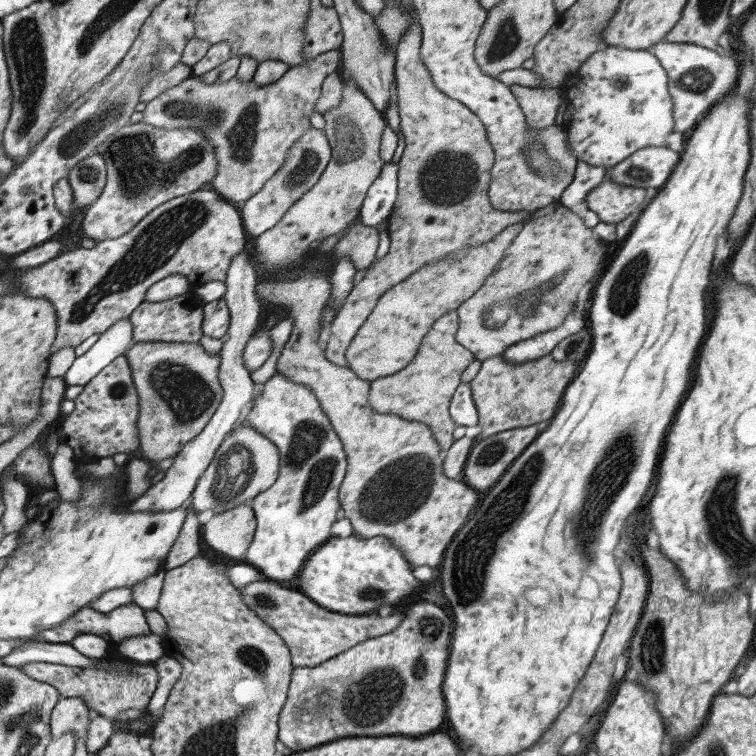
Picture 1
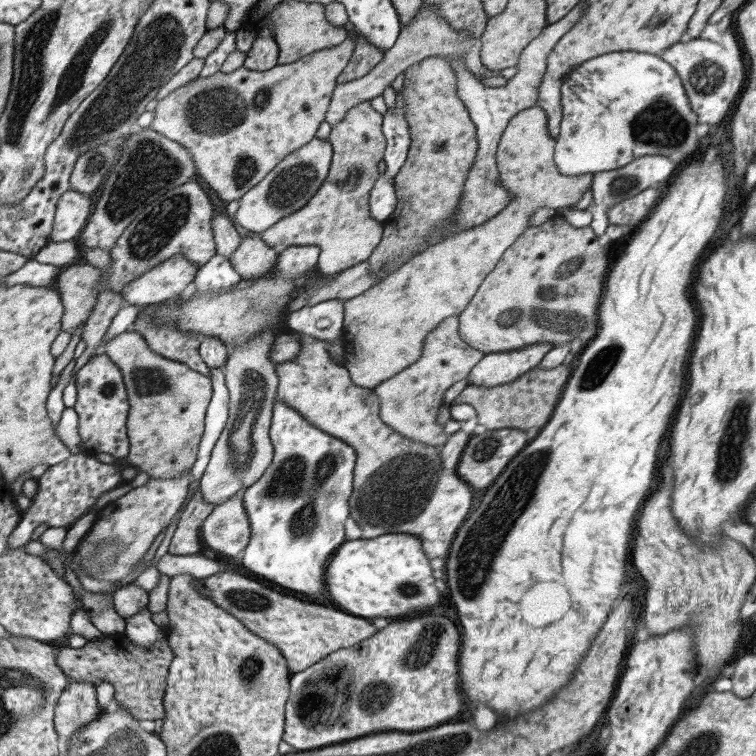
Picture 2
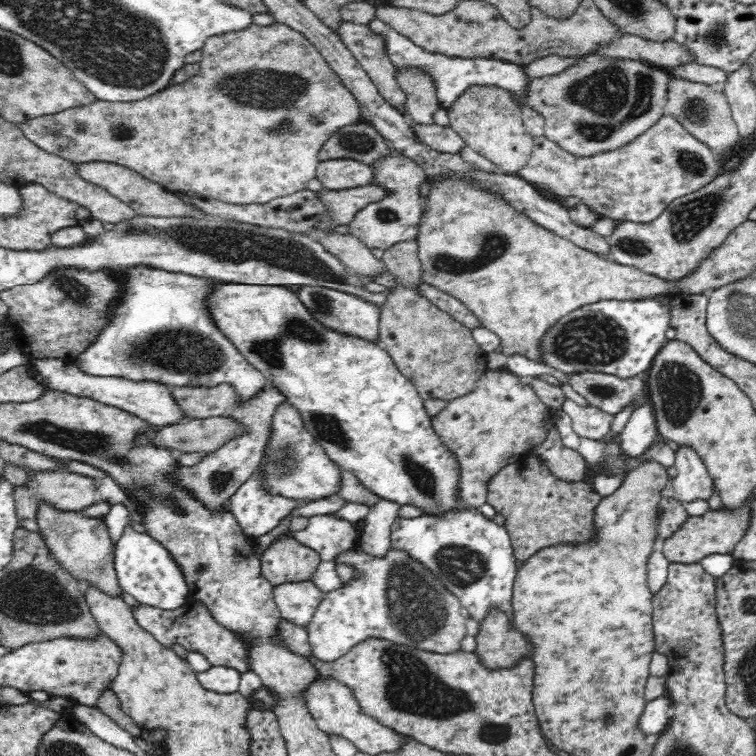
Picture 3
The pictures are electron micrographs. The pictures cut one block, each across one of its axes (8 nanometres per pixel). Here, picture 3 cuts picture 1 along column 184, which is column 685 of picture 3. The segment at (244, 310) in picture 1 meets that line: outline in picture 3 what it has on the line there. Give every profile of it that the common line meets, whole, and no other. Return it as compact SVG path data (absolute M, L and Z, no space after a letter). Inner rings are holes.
M680 446L676 450L674 462L678 476L668 482L662 490L662 498L670 498L674 506L680 502L696 502L696 500L710 500L714 480L710 478L704 462L690 446Z

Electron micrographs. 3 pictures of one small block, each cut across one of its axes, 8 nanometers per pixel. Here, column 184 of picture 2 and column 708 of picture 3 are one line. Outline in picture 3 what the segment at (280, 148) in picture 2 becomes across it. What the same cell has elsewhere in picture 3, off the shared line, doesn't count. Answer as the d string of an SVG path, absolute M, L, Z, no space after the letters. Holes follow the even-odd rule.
M672 78L668 84L668 94L666 94L666 114L674 116L678 122L684 124L684 128L704 142L712 152L720 154L722 158L730 158L736 142L740 140L740 130L738 124L732 118L730 104L724 96L724 92L718 92L716 88L708 84L698 84L698 82L688 82L680 78Z

